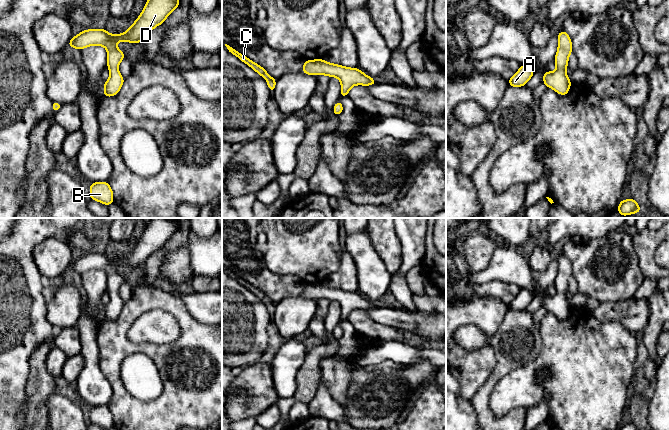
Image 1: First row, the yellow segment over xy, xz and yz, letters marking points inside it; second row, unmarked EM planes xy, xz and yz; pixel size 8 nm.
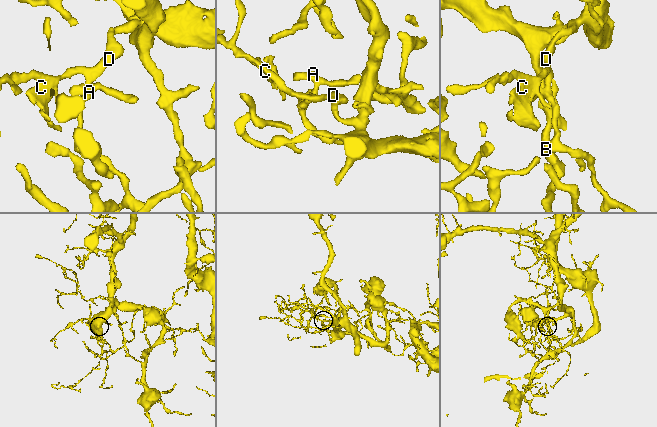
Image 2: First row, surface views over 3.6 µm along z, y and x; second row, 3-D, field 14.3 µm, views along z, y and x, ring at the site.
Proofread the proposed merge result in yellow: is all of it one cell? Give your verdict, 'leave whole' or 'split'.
leave whole

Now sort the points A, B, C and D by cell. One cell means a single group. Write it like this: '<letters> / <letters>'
A B C D

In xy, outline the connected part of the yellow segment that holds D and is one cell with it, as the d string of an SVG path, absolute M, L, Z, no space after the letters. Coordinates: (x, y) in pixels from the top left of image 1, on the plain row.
M153 218L135 244L132 250L122 258L112 259L105 253L83 254L71 262L67 271L82 274L91 269L104 270L107 274L107 291L110 295L109 303L104 306L104 320L115 320L121 313L124 302L118 295L119 287L125 282L124 277L117 272L118 265L141 267L147 258L161 249L165 243L178 231L179 219Z

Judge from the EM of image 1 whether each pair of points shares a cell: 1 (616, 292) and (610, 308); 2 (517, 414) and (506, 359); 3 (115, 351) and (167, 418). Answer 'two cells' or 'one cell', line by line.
1: two cells
2: one cell
3: one cell

